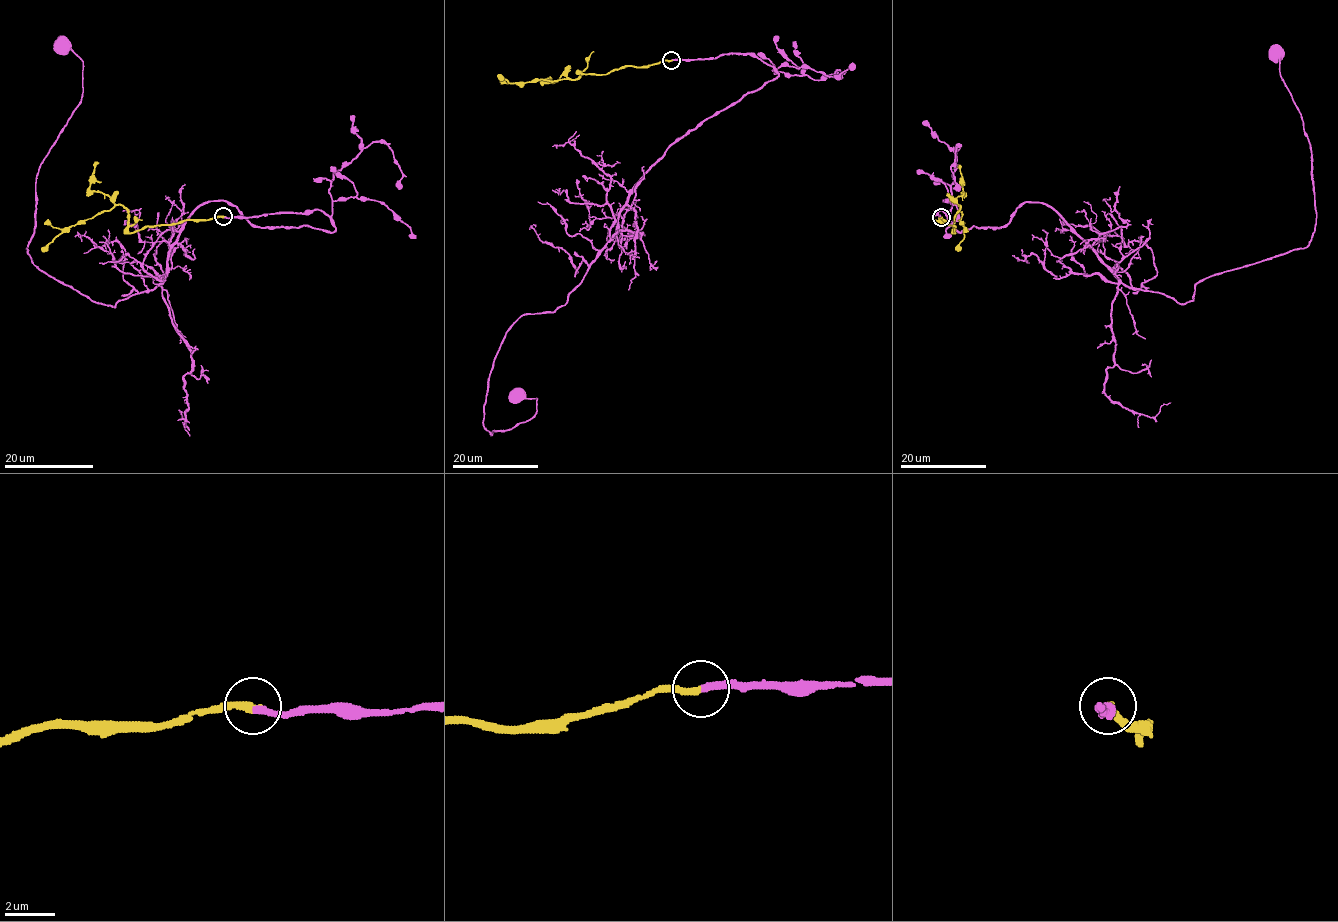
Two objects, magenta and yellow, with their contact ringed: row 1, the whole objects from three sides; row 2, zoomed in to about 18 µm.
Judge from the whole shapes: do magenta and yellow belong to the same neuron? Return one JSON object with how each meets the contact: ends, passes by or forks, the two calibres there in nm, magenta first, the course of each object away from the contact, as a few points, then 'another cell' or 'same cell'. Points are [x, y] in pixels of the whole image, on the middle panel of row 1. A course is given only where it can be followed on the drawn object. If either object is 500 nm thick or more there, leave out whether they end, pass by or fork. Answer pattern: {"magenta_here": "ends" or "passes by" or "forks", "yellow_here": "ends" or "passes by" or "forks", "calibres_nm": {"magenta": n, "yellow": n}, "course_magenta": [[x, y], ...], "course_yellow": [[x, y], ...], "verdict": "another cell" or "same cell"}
{"magenta_here": "ends", "yellow_here": "ends", "calibres_nm": {"magenta": 240, "yellow": 280}, "course_magenta": [[671, 60], [755, 54], [778, 74], [672, 144], [564, 305], [506, 332], [491, 435], [535, 414], [516, 395]], "course_yellow": [[671, 60], [626, 66], [605, 74], [580, 72], [574, 79], [552, 81], [509, 83], [497, 75]], "verdict": "same cell"}

